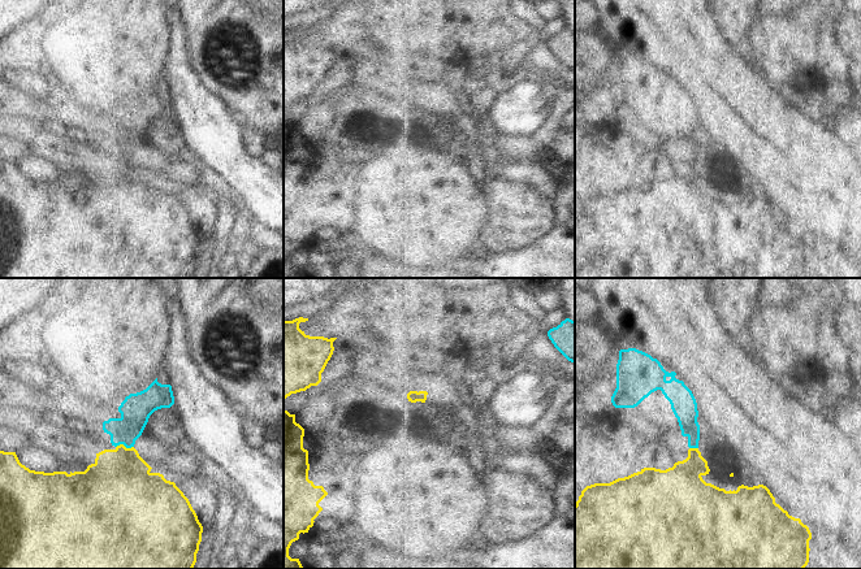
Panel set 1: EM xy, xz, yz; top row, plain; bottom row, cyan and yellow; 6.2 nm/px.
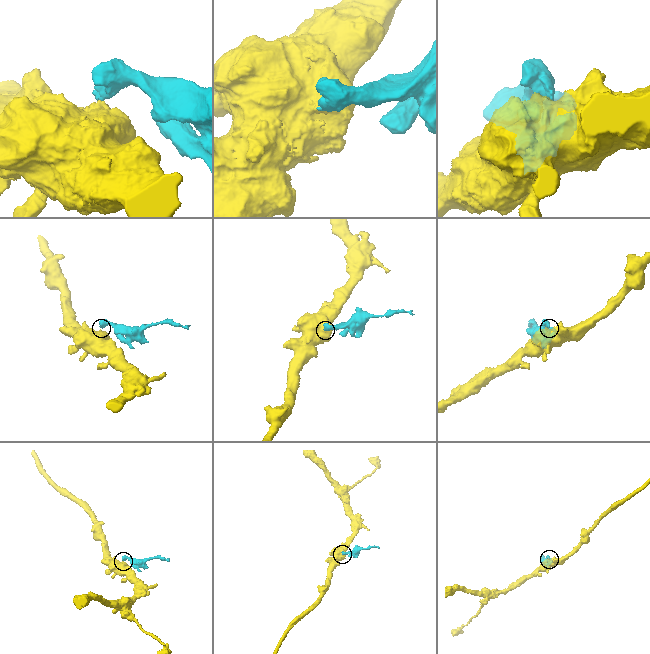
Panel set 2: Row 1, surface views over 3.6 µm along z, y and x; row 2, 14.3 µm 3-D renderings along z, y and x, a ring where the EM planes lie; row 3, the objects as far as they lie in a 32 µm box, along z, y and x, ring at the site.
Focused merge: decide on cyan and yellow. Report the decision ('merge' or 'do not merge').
do not merge

